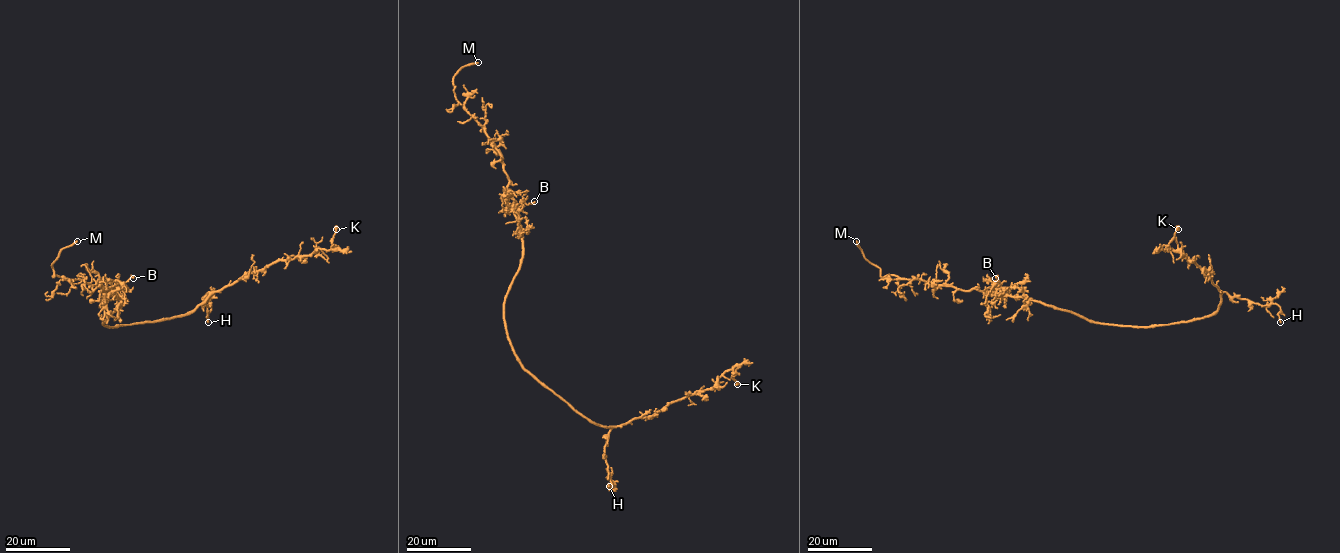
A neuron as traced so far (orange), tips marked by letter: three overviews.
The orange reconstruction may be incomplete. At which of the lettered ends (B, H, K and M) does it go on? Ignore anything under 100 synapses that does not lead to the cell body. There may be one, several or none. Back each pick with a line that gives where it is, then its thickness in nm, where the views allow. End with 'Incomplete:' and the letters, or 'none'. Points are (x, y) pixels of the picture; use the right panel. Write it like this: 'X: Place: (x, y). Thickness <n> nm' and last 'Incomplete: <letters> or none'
M: Place: (856, 241). Thickness 260 nm
Incomplete: M

